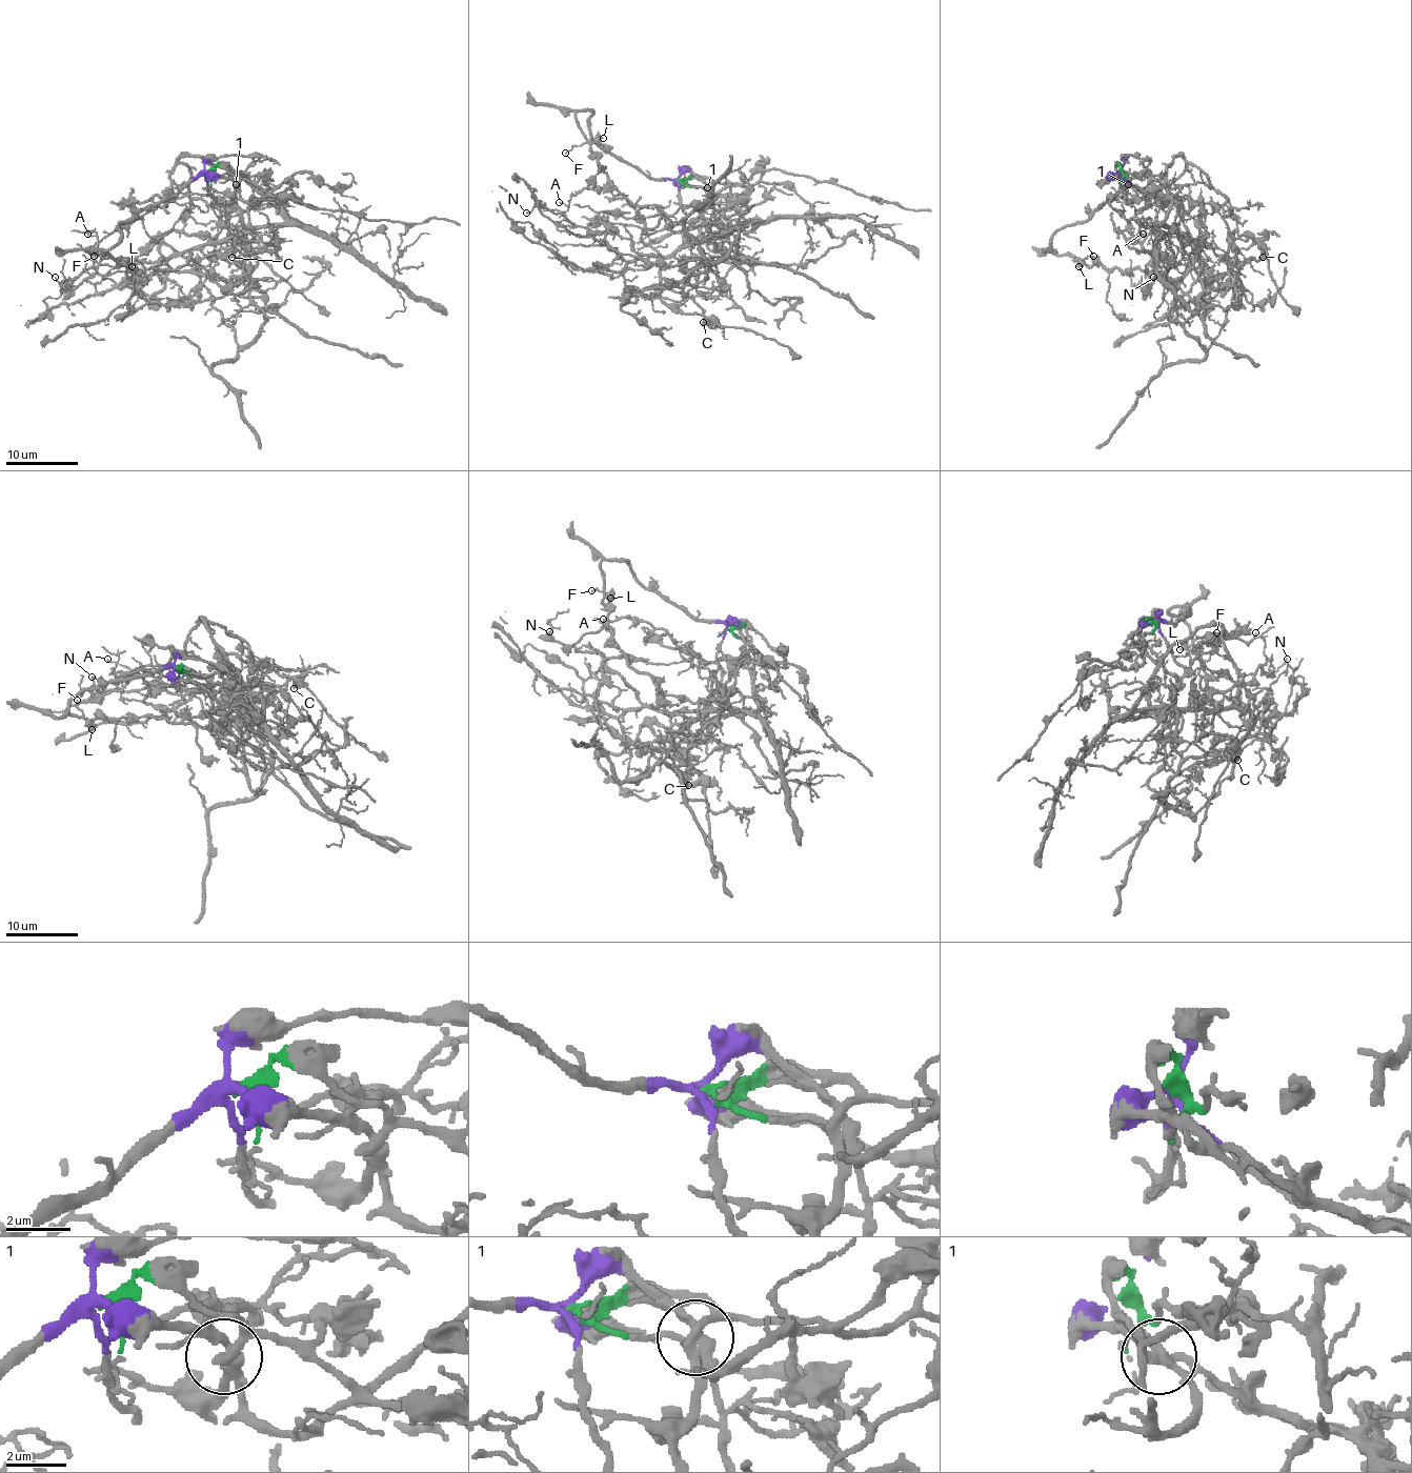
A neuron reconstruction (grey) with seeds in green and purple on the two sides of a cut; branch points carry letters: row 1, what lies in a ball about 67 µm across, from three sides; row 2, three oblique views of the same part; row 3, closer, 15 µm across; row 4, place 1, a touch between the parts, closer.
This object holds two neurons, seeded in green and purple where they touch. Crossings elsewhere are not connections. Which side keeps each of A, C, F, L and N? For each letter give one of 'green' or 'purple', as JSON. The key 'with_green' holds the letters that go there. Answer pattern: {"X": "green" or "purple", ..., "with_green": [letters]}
{"A": "green", "C": "purple", "F": "purple", "L": "purple", "N": "green", "with_green": ["A", "N"]}

